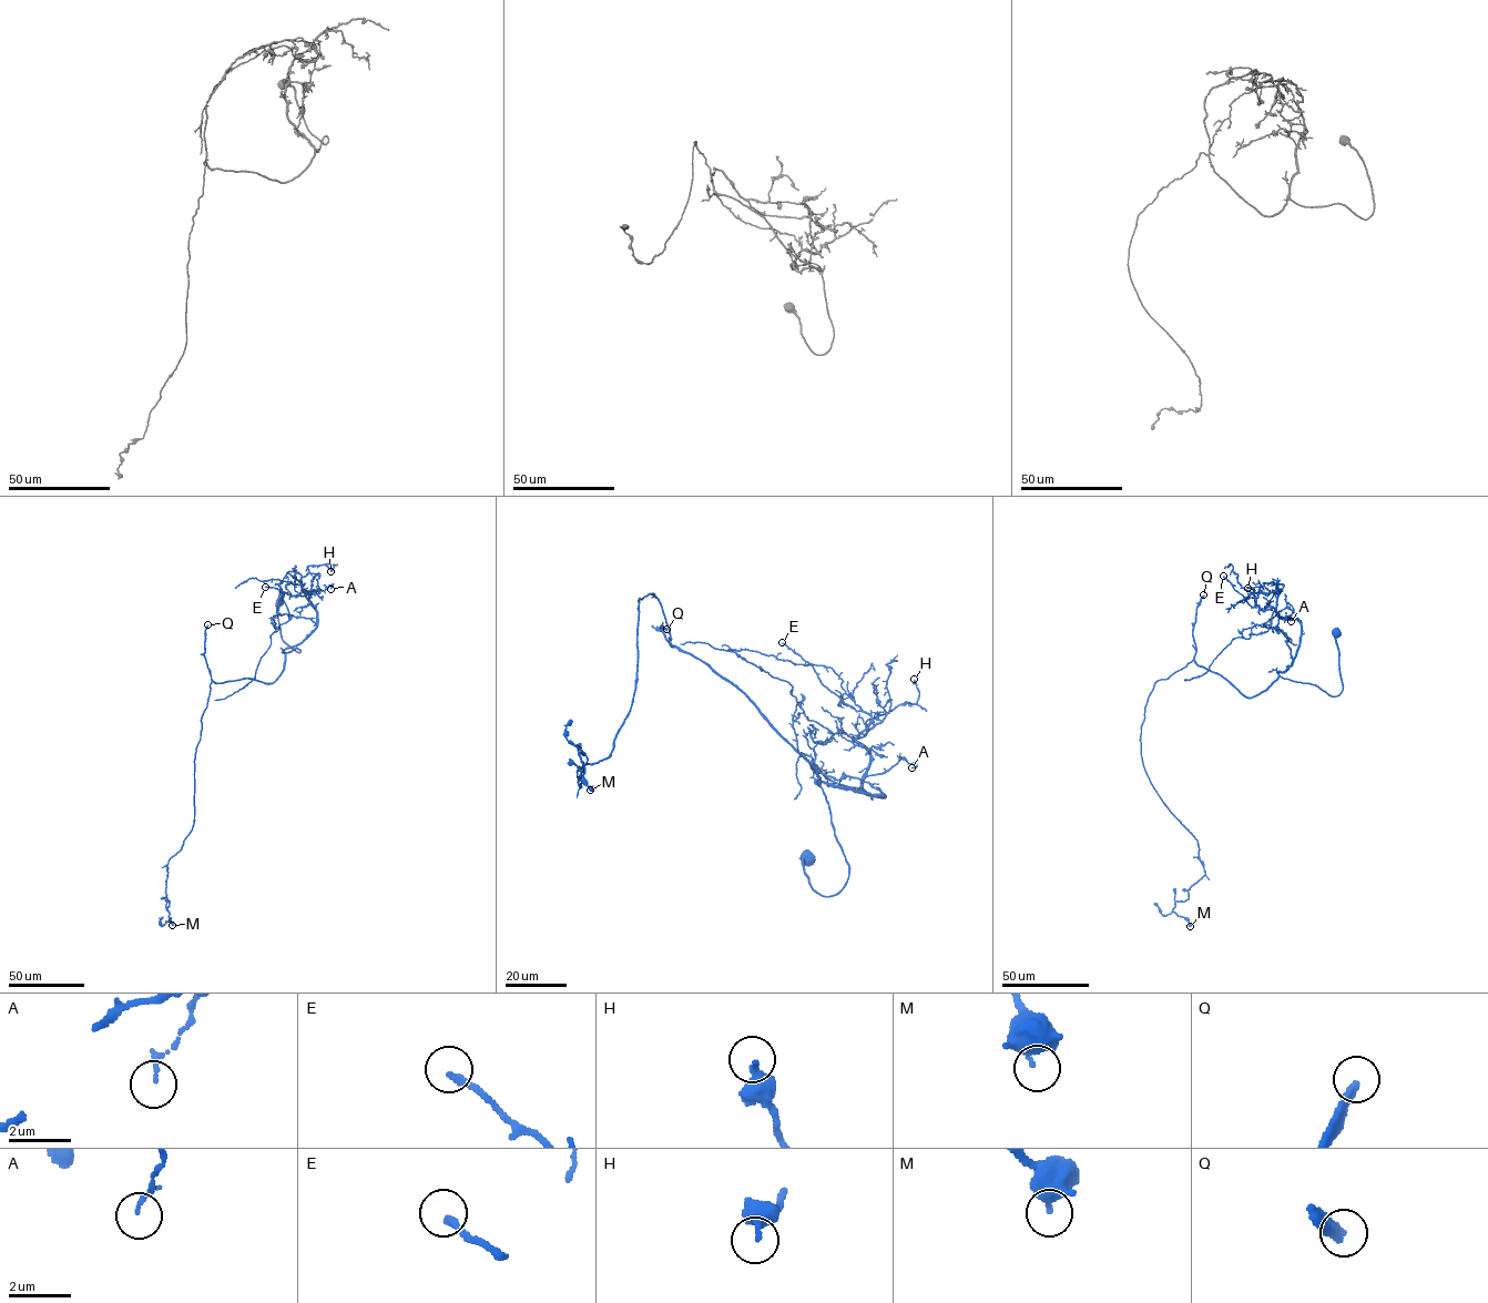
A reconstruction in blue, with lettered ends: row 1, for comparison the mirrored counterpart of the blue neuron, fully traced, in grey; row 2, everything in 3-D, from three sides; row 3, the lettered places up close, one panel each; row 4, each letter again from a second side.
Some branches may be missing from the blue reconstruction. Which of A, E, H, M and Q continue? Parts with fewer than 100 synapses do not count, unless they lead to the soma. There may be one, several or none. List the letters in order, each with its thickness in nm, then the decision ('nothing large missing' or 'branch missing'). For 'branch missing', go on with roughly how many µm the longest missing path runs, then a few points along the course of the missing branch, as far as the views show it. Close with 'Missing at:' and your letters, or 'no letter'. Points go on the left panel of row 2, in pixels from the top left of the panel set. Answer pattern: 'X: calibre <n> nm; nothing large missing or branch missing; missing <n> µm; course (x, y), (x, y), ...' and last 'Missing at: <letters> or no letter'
A: calibre 110 nm; nothing large missing
E: calibre 240 nm; nothing large missing
H: calibre 240 nm; nothing large missing
M: calibre 400 nm; nothing large missing
Q: calibre 320 nm; branch missing; missing 120 µm; course (207, 624), (217, 604), (248, 576), (271, 571), (282, 577), (288, 588), (286, 603), (269, 610)
Missing at: Q

